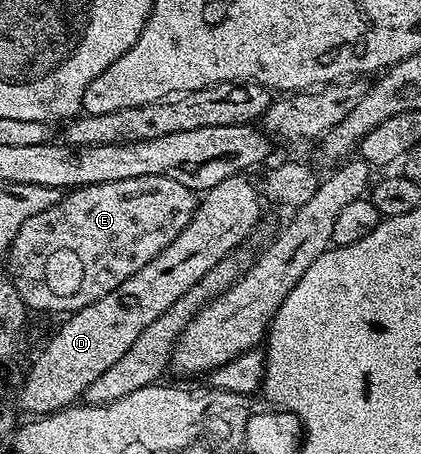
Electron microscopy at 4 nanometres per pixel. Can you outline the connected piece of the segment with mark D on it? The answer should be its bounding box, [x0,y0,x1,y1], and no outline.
[20,174,262,417]

